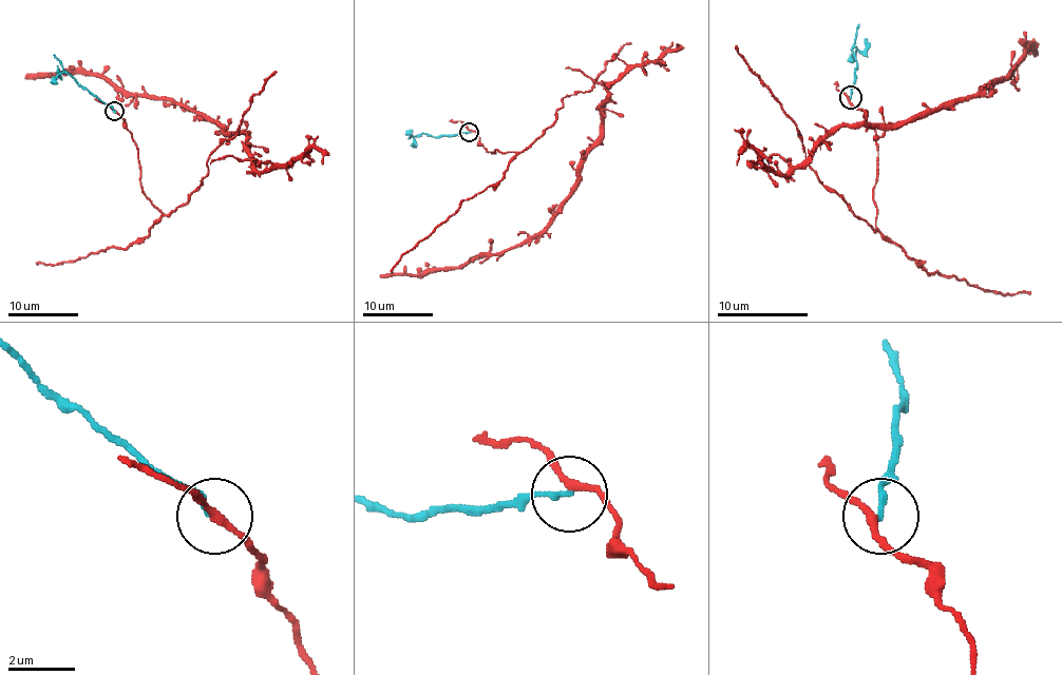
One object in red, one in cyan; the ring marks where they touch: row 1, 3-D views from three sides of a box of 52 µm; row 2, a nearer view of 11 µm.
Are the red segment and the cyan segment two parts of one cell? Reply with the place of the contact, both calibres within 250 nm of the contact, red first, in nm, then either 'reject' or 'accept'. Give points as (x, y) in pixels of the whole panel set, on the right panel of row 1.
(851, 97) | 200/200 nm | reject

